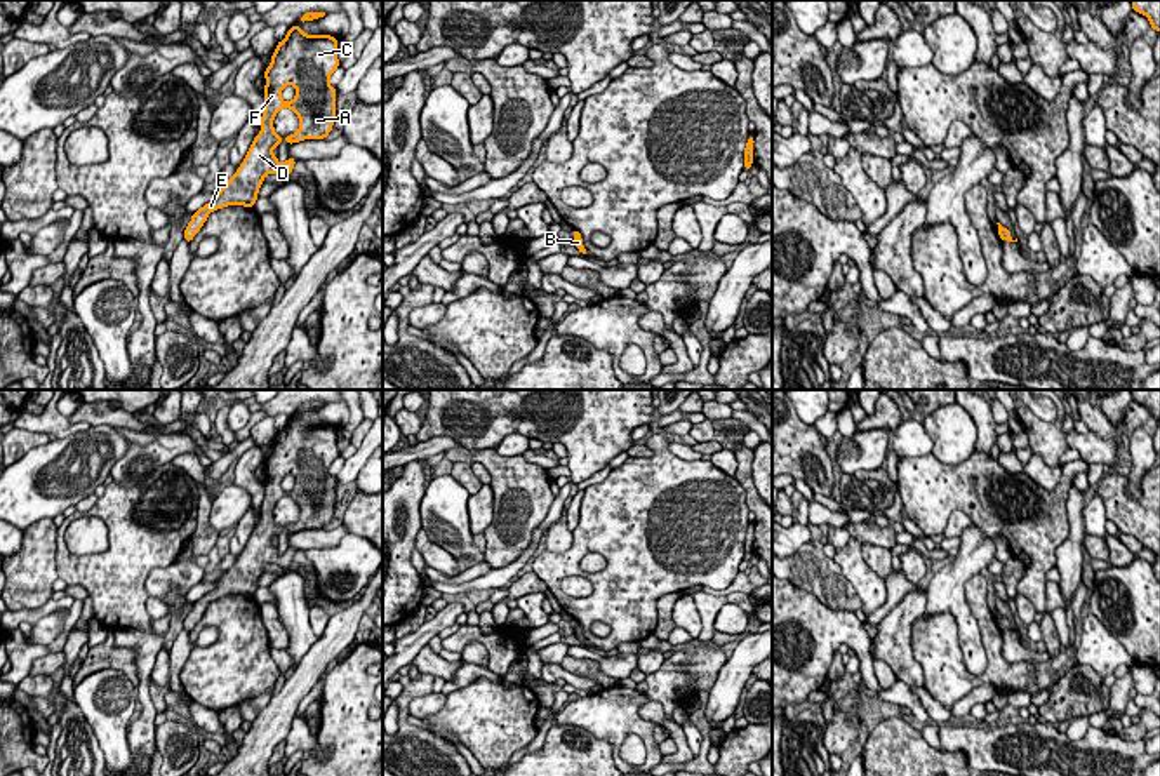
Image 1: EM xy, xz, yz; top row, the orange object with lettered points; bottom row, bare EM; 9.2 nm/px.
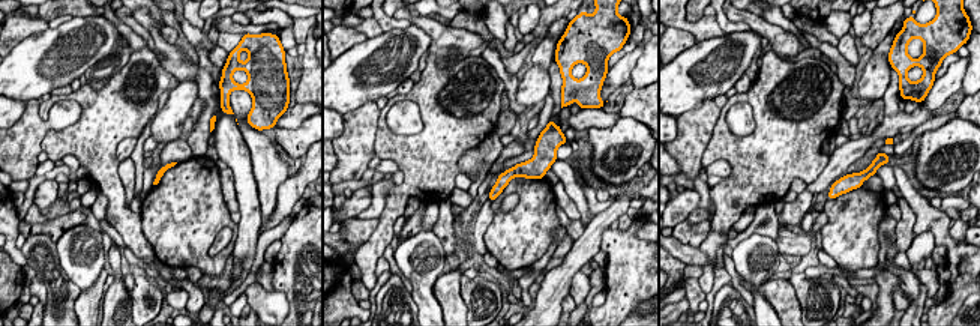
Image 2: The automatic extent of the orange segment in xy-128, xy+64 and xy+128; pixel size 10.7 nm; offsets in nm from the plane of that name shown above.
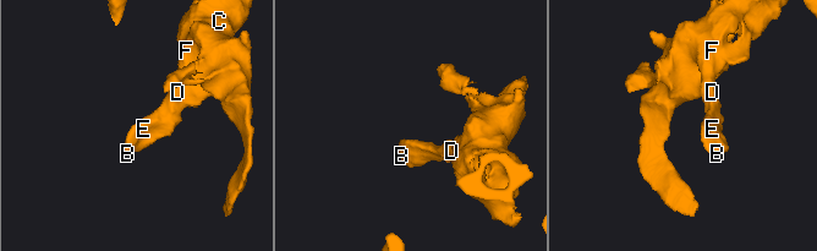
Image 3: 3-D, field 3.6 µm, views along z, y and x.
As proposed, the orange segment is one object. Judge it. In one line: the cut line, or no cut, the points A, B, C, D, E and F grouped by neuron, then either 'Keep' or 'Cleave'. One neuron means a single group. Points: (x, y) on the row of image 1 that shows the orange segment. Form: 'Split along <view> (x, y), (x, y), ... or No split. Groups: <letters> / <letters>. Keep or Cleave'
No split. Groups: A B C D E F. Keep

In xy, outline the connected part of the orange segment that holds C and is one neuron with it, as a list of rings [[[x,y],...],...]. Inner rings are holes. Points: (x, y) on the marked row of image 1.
[[[301,24],[289,28],[271,54],[271,64],[264,68],[261,130],[254,136],[237,172],[216,191],[216,198],[191,214],[191,221],[184,228],[186,244],[202,230],[210,212],[228,205],[252,209],[266,174],[290,176],[297,160],[289,157],[280,165],[278,157],[273,155],[273,148],[280,146],[283,139],[290,146],[304,139],[325,139],[330,134],[337,96],[329,78],[339,66],[336,37],[308,35]],[[285,85],[296,87],[296,96],[289,103],[280,96]],[[282,108],[290,108],[299,117],[299,130],[285,137],[278,136],[273,127]]]

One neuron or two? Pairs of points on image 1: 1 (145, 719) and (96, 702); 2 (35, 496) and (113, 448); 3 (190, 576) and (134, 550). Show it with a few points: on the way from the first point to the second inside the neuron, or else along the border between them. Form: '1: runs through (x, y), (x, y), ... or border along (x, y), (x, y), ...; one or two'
1: border along (129, 722), (127, 747), (133, 755); two
2: runs through (54, 477), (94, 451); one
3: border along (176, 561), (150, 571), (148, 595); two

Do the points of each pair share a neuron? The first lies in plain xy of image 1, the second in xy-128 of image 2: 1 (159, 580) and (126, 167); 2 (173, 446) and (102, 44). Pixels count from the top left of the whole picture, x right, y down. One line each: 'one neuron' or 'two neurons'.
1: two neurons
2: two neurons

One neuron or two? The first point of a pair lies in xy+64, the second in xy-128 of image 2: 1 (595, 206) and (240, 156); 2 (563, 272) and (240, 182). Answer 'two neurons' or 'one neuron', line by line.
1: one neuron
2: two neurons

